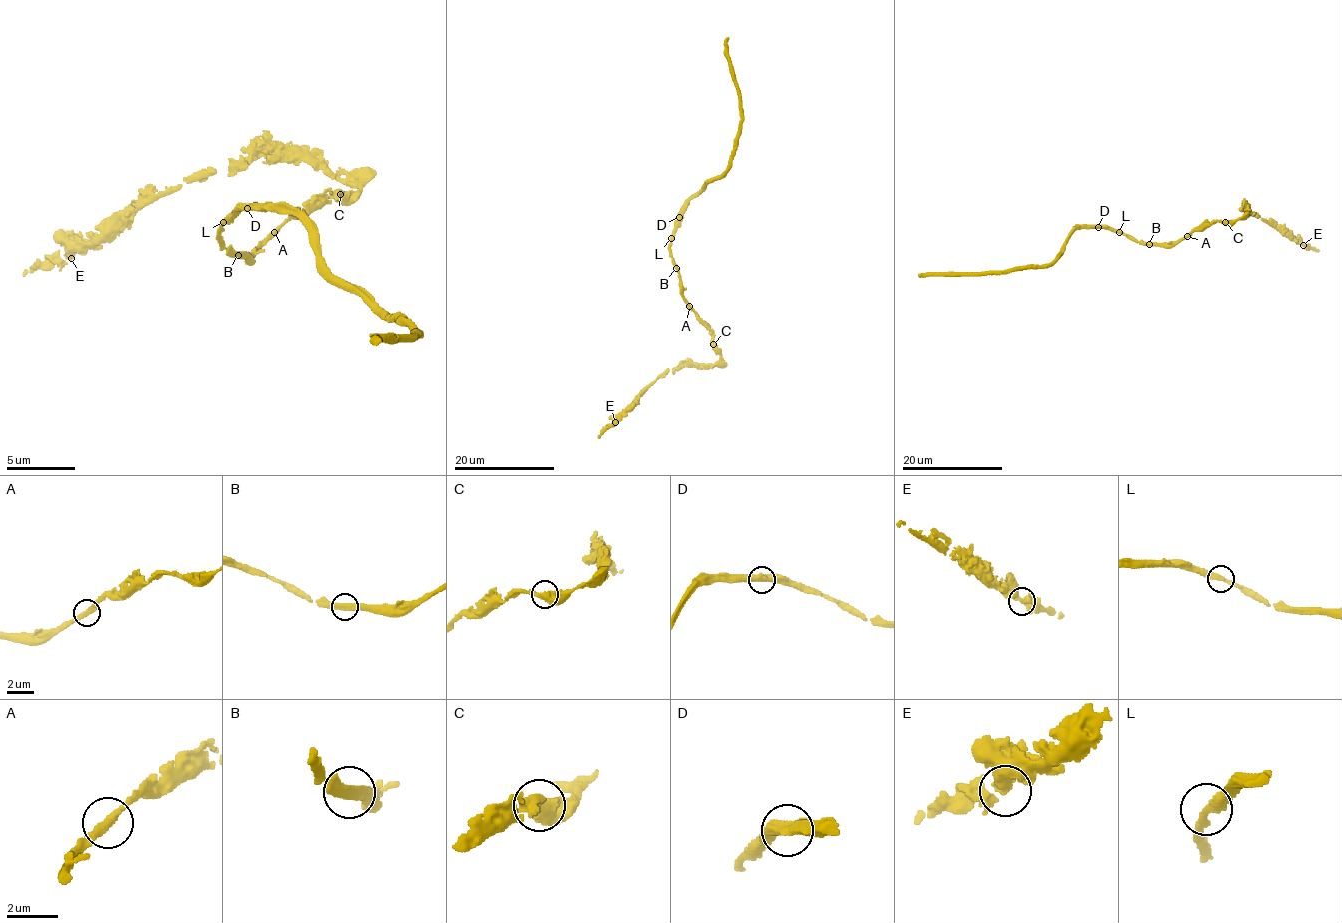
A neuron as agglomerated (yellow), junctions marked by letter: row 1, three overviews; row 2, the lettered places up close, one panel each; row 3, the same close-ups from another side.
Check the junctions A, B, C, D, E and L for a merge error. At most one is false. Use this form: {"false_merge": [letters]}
{"false_merge": []}

